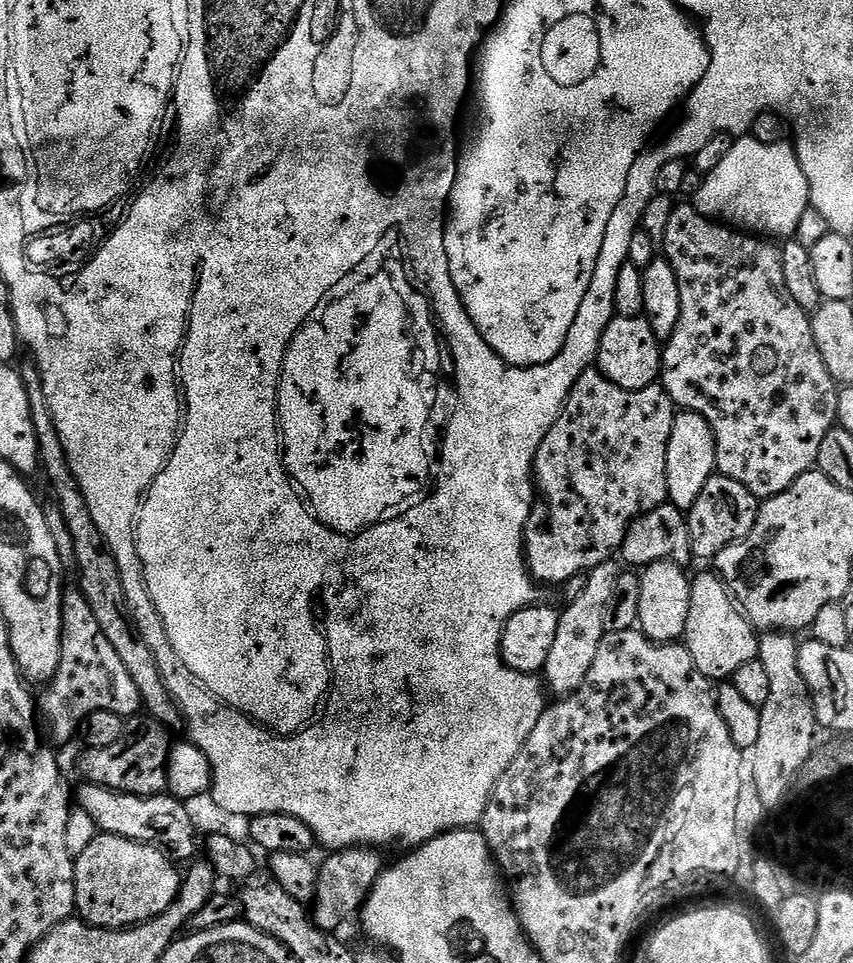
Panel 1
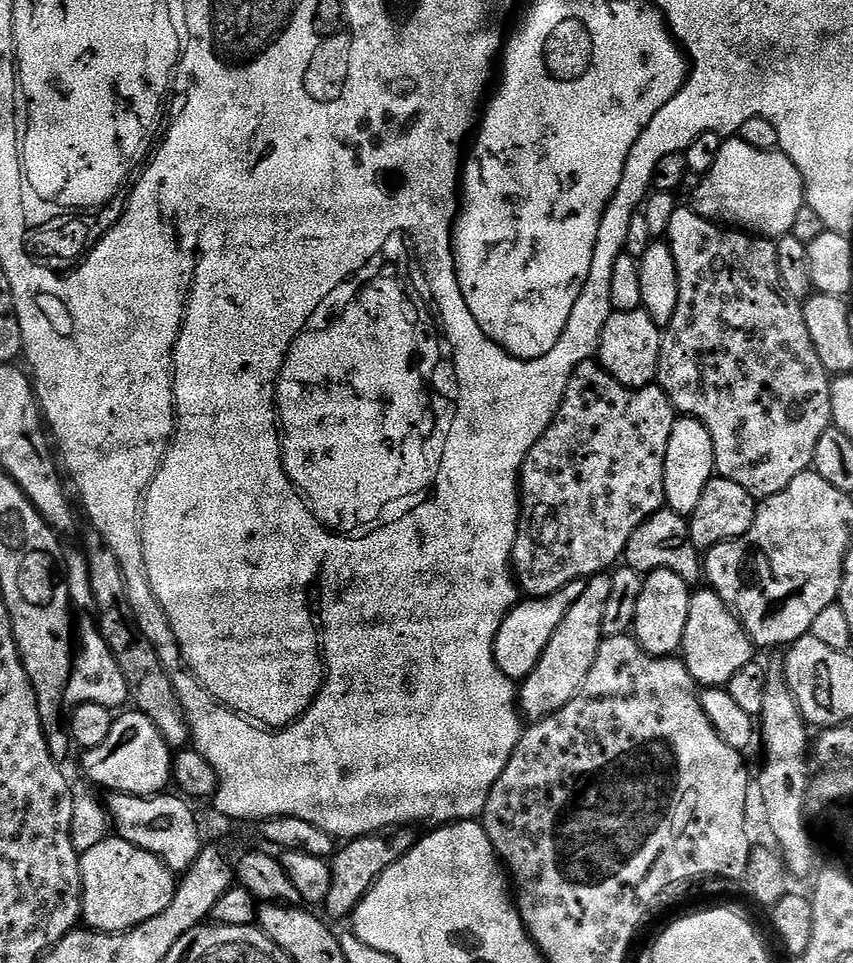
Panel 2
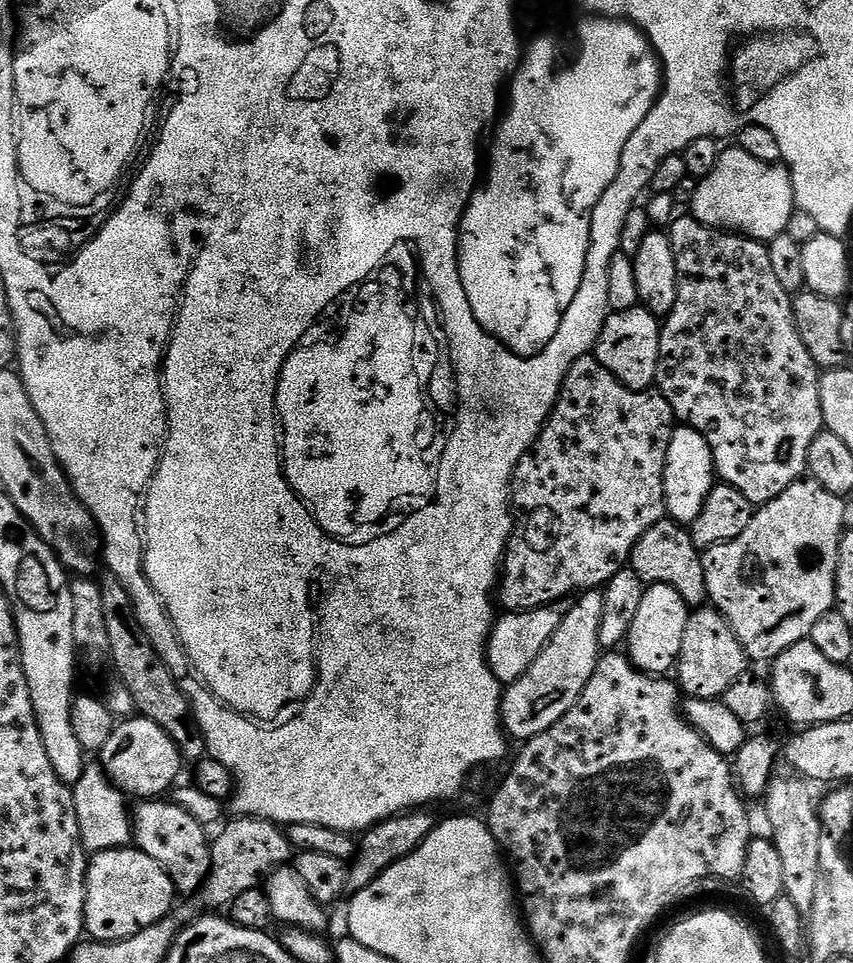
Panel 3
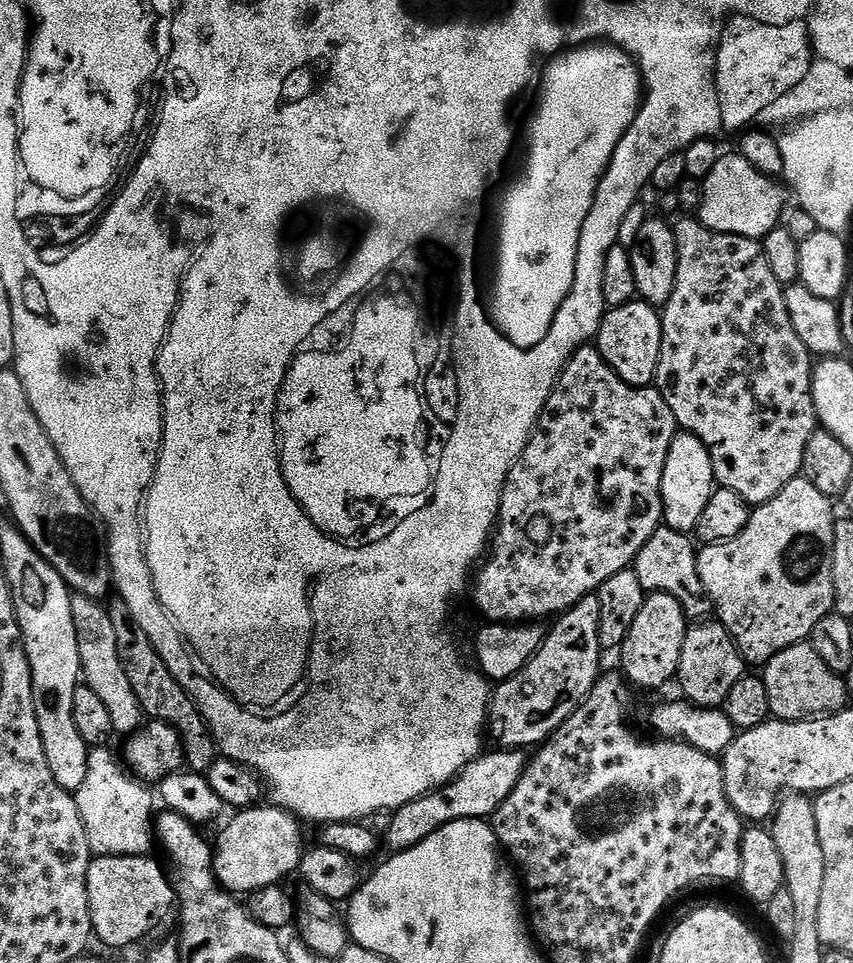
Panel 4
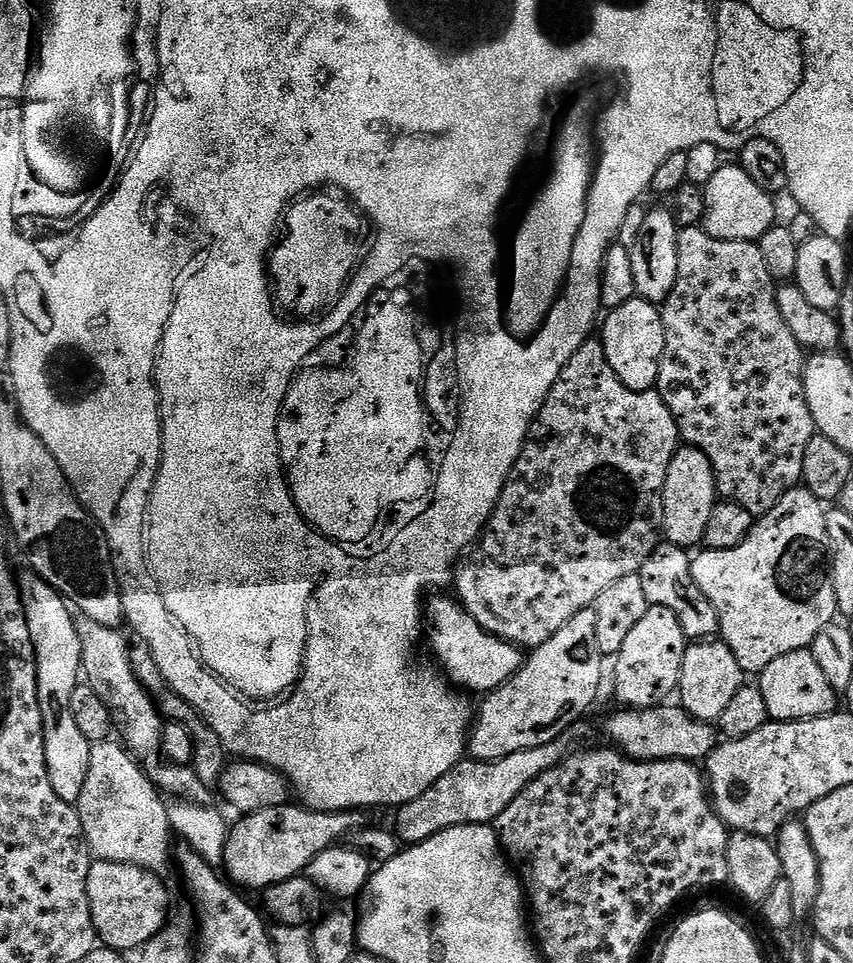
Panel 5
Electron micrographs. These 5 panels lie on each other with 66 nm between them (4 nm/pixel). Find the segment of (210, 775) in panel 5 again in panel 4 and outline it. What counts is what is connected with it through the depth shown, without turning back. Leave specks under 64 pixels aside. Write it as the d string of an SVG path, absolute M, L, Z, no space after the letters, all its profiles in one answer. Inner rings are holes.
M119 598L113 600L113 604L109 603L107 609L114 624L122 666L125 667L126 675L130 678L130 684L138 696L145 717L160 720L164 724L169 724L174 730L178 730L178 734L184 739L184 759L187 767L193 773L207 774L210 766L214 766L214 762L218 759L216 736L212 732L211 726L206 722L206 718L200 712L200 707L194 702L191 694L180 685L178 678L174 678L174 674L170 674L170 666L166 666L166 662L162 662L158 650L154 650L154 642L150 642L150 638L146 638L142 626L138 626L138 622L134 622L134 614L130 614L130 606L126 606L126 602Z

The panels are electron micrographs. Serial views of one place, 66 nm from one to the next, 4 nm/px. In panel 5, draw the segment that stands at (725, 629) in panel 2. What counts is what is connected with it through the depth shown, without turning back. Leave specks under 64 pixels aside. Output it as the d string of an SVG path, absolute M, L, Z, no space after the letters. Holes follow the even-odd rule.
M720 638L697 640L689 643L684 651L678 703L694 718L716 722L719 721L722 710L726 710L734 694L738 694L738 690L745 683L746 673L742 670L742 666L738 666L738 658L734 658L734 650L729 644Z

